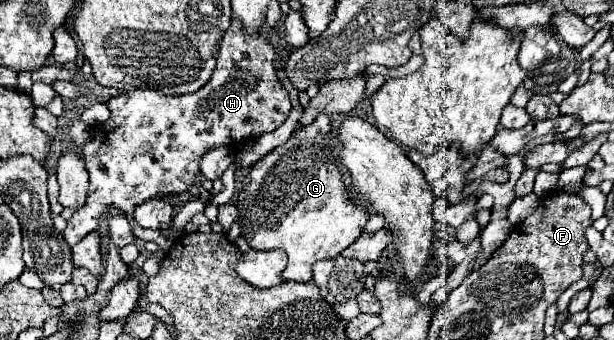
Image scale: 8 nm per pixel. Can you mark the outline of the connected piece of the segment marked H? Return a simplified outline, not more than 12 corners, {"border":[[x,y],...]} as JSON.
{"border":[[232,20],[198,92],[134,90],[82,148],[74,246],[110,206],[186,192],[214,146],[292,106],[274,46]]}

